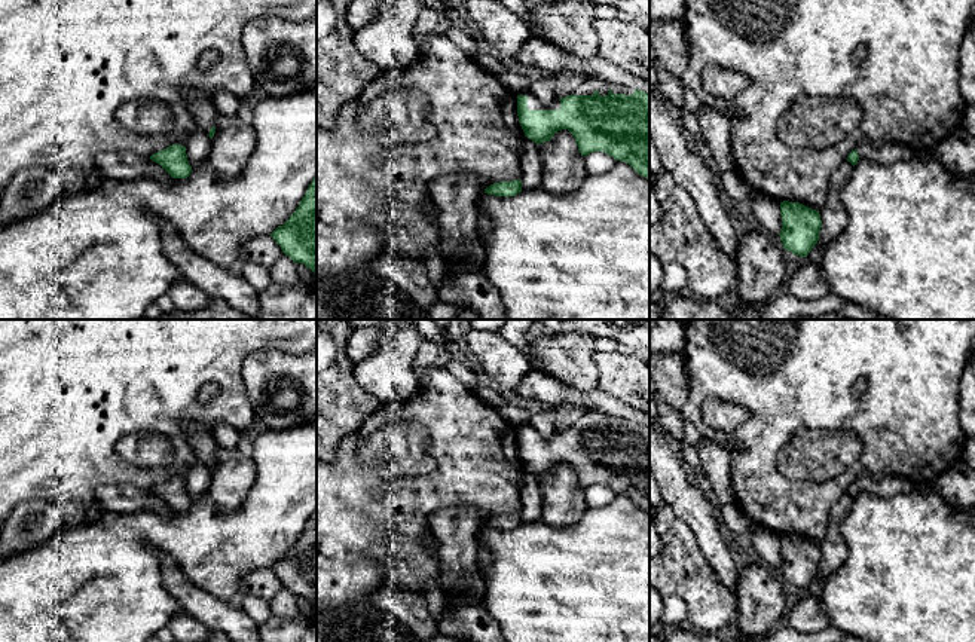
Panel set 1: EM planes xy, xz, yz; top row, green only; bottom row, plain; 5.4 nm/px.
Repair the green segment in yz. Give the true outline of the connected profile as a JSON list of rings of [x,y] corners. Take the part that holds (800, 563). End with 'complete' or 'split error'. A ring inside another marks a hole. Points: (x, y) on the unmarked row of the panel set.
[[[780,535],[782,563],[779,566],[785,583],[807,590],[819,574],[820,547],[800,535]]]; complete

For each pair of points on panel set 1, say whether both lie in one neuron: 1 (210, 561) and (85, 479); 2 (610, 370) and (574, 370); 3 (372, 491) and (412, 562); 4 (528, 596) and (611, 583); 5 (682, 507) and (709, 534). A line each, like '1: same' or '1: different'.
1: different
2: different
3: same
4: same
5: same

